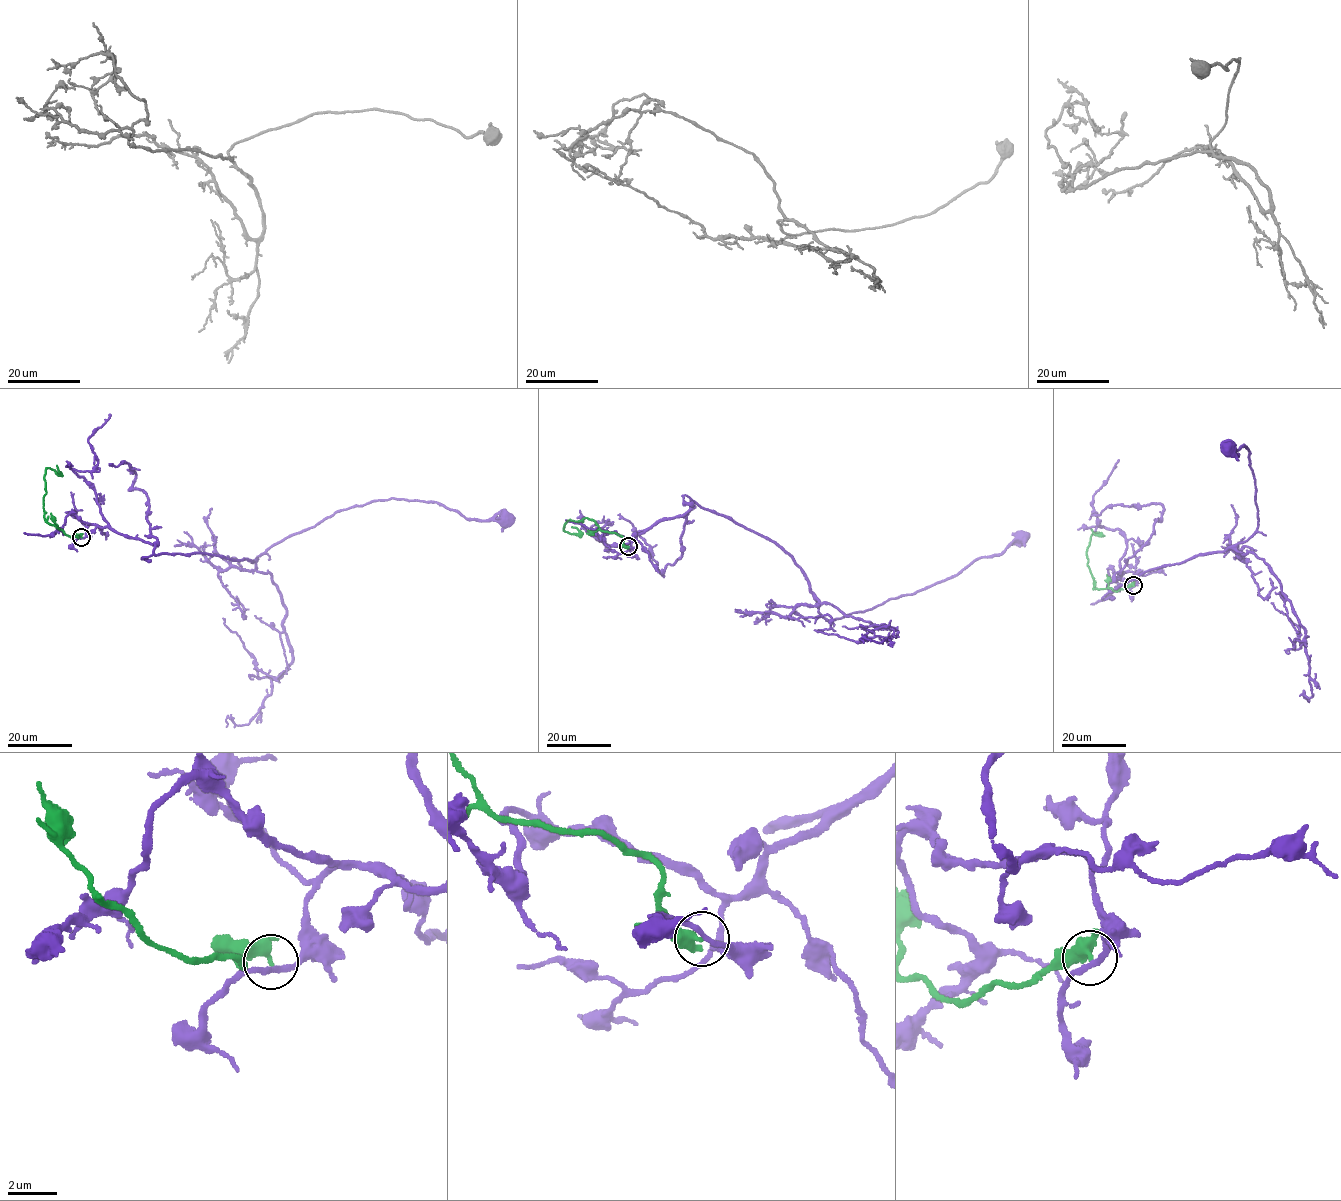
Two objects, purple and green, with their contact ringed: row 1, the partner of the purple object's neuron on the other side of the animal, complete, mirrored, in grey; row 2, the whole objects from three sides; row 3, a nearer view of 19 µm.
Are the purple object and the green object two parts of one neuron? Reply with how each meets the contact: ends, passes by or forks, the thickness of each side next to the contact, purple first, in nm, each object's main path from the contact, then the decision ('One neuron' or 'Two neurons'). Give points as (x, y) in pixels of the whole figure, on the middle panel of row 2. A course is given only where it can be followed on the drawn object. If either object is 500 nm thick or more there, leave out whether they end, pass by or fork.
At the ring purple passes by. At the ring green passes by. Thickness 200 nm (purple) against 320 nm. Course of purple: (629, 547), (695, 501), (789, 553), (829, 621), (950, 578), (1021, 537). Course of green: (628, 547), (620, 535), (601, 530), (594, 521), (570, 519), (563, 528), (578, 533), (572, 527). Two neurons

